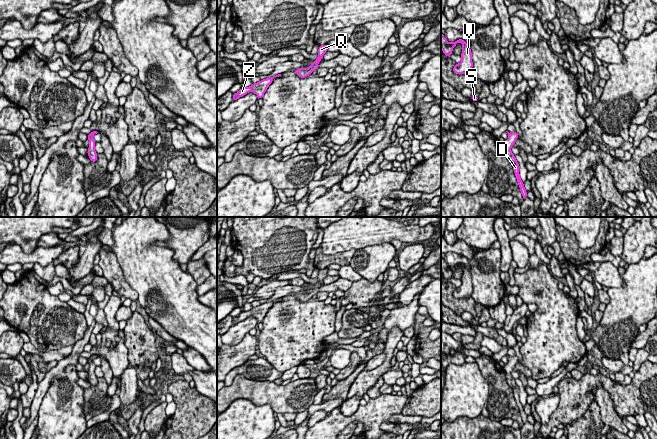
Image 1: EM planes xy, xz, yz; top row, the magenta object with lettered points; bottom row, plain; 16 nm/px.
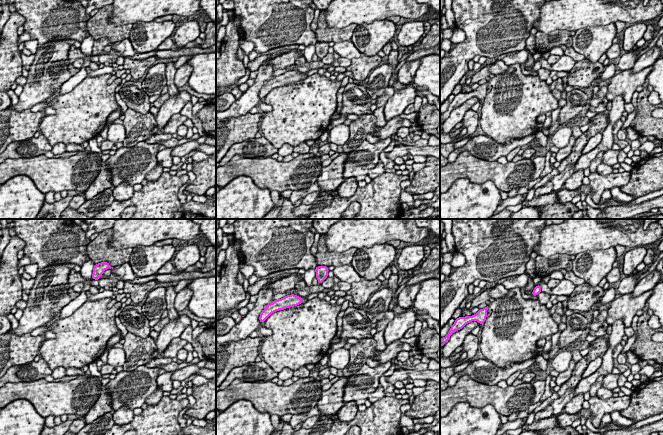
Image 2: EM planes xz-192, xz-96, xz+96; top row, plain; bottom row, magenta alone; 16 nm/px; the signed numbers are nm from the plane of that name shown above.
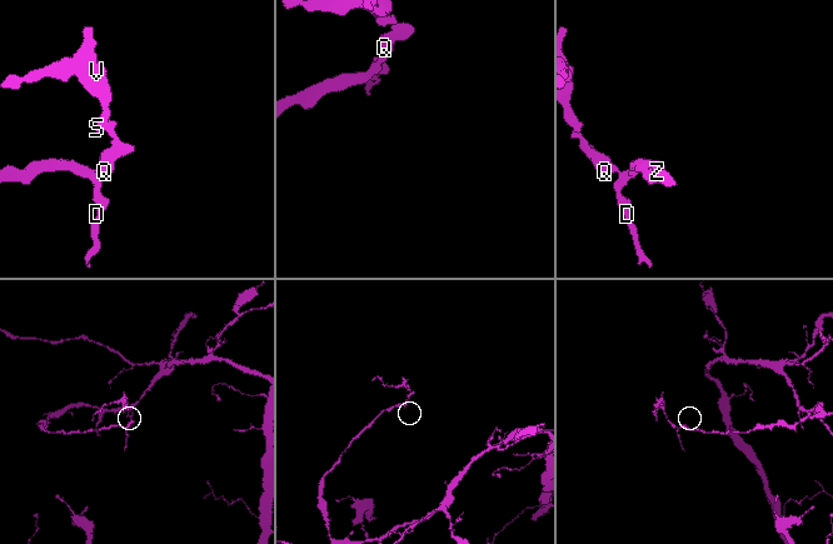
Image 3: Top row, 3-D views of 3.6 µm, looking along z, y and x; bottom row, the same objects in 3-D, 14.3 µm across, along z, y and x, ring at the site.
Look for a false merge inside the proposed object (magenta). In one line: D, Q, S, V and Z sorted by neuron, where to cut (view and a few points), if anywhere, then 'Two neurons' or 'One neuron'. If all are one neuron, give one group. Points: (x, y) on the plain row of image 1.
Groups: D Q S V Z. No split. One neuron

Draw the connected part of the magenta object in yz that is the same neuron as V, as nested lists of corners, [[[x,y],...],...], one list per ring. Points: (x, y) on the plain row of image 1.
[[[441,257],[441,274],[447,281],[453,278],[453,272],[457,267],[462,268],[462,277],[460,279],[462,284],[460,287],[454,289],[453,296],[458,299],[471,297],[473,292],[472,276],[468,268],[463,263],[458,263],[457,265],[450,267]]]

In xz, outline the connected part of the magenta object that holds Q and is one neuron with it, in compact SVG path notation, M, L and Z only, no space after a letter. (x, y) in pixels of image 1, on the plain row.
M328 268L320 269L317 277L318 282L314 284L308 292L296 293L294 295L296 299L298 299L300 302L305 302L311 299L313 295L317 294L319 292L318 287L323 283L323 279L327 276L328 270Z

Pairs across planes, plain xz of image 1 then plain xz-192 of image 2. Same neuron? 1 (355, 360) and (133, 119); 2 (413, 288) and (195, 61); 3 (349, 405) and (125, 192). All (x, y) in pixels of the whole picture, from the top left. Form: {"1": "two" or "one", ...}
{"1": "one", "2": "two", "3": "one"}

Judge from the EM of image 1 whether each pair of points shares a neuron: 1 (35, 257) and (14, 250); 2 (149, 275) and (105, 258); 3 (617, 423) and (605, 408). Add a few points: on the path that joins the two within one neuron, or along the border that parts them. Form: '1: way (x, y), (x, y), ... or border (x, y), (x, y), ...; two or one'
1: way (30, 257), (21, 257), (19, 255); one
2: border (101, 248), (114, 254), (123, 278), (129, 284); two
3: way (613, 419), (607, 412); one

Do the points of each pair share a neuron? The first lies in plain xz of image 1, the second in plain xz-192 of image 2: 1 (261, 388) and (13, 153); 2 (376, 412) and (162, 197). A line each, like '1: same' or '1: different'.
1: different
2: same

